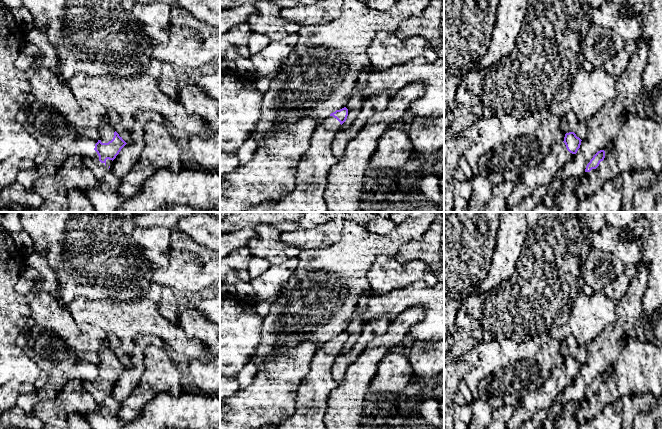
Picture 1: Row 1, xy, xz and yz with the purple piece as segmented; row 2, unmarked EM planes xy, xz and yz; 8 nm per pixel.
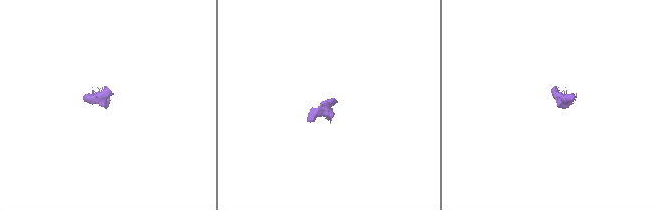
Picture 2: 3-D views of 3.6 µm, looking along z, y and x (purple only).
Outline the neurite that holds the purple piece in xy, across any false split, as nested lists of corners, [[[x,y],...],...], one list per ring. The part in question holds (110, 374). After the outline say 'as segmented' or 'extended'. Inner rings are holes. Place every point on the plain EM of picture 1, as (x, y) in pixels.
[[[107,347],[99,351],[99,358],[95,372],[81,379],[83,390],[90,393],[98,404],[111,396],[116,380],[127,368]]]; extended

